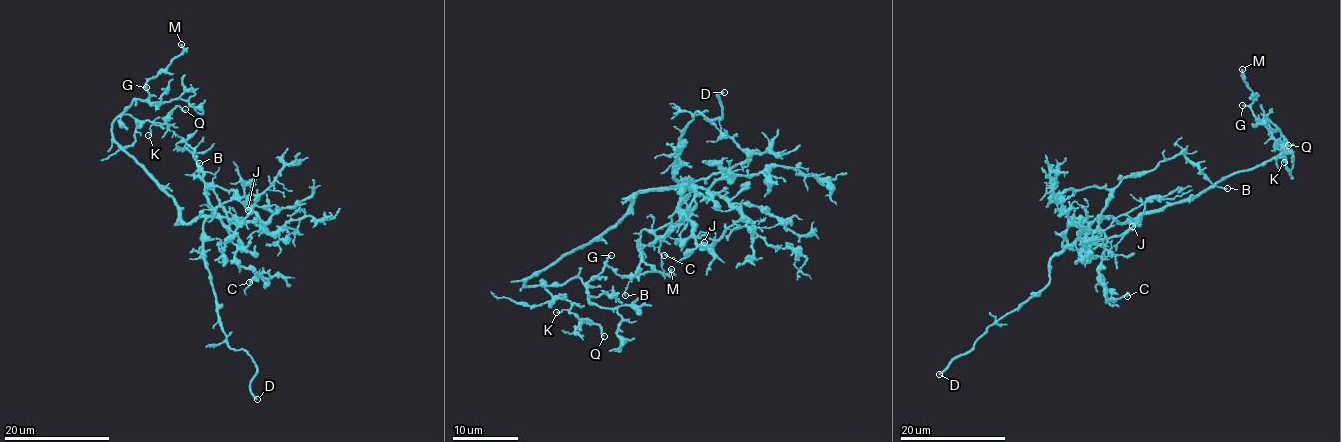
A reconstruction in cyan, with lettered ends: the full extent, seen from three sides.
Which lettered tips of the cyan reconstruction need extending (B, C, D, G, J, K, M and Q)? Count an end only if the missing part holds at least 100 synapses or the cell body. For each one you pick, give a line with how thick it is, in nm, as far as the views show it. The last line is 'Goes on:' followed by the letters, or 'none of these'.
D: 220 nm thick
Goes on: D

